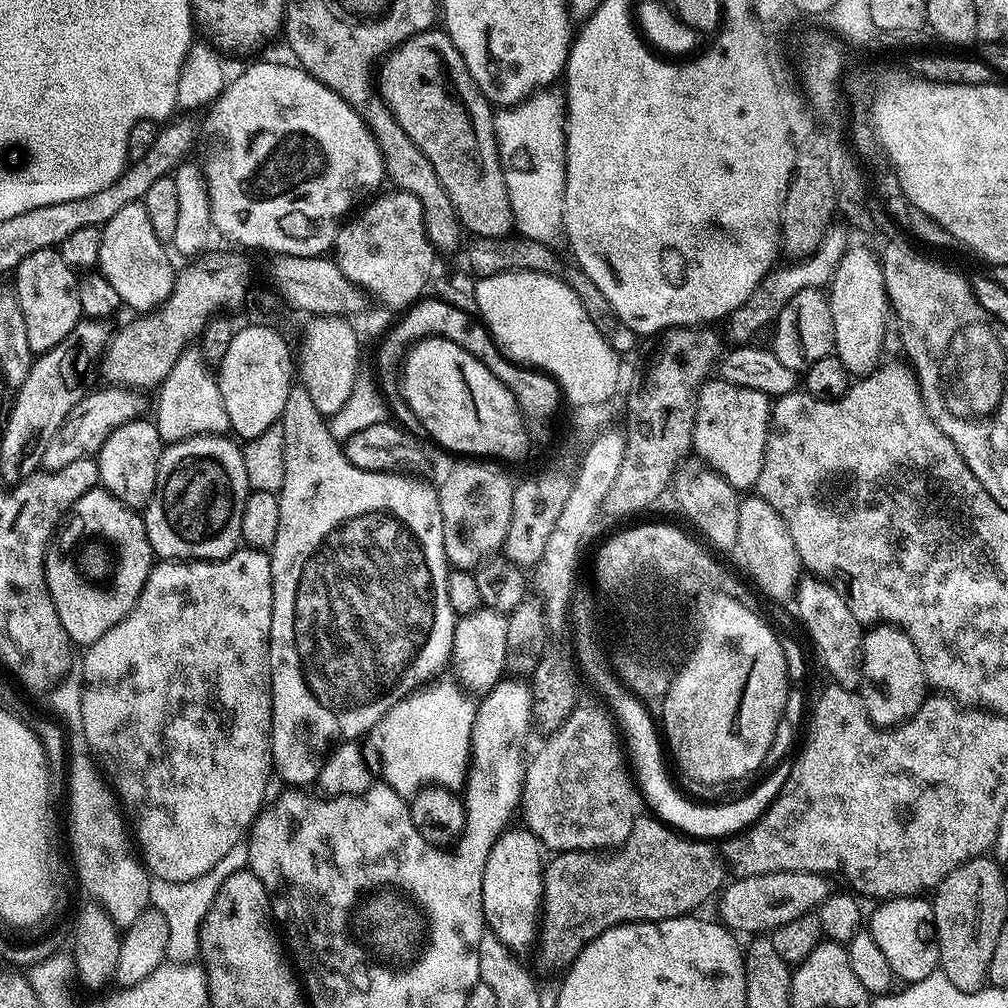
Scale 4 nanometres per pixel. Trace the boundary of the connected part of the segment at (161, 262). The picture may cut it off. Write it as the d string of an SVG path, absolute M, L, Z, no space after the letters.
M143 203L122 206L122 210L103 225L98 271L114 286L125 309L133 308L136 314L155 312L161 307L159 304L167 305L171 301L176 285L177 269L168 261L167 251L154 234L154 226L150 226Z

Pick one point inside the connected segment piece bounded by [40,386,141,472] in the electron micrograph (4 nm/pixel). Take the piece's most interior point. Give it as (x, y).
(79, 437)

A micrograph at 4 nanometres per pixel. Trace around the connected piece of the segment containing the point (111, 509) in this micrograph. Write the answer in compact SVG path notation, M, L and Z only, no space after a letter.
M102 486L90 489L72 504L60 521L56 535L48 541L44 573L58 610L58 622L73 645L98 642L110 626L118 626L138 602L142 586L154 563L154 553L146 538L144 517L139 511L114 498Z

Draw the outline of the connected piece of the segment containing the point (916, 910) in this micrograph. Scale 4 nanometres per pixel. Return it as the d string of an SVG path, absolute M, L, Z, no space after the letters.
M896 896L875 906L877 908L867 917L866 928L872 933L874 942L878 942L882 955L889 960L893 977L900 982L911 982L926 978L926 974L937 971L940 963L940 947L936 941L936 923L931 903L920 896Z

